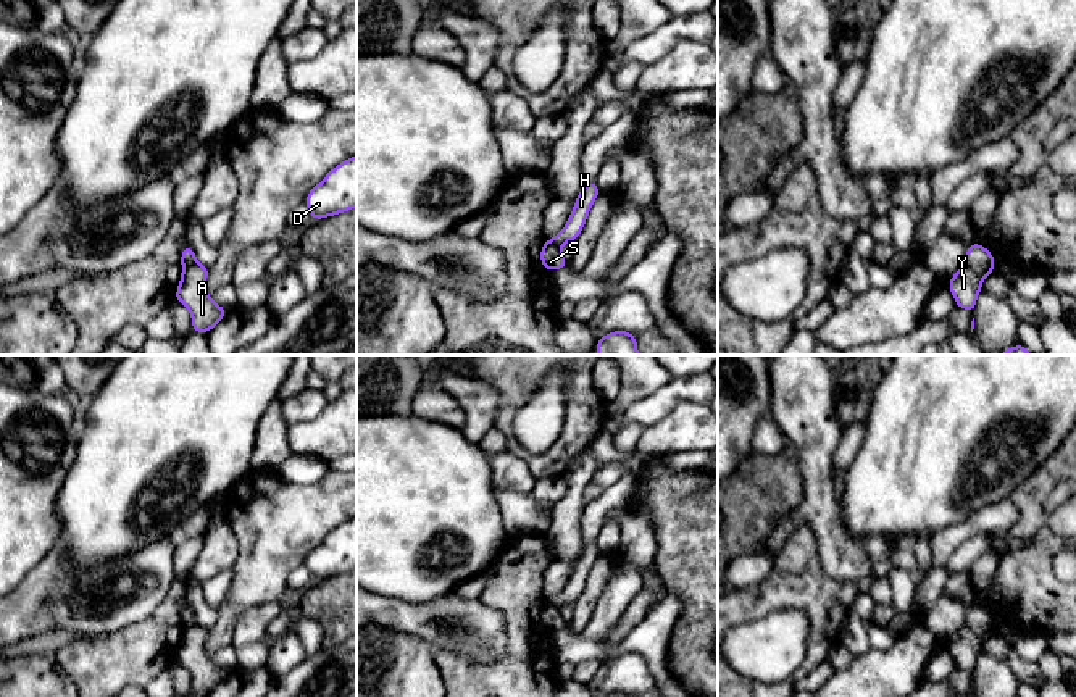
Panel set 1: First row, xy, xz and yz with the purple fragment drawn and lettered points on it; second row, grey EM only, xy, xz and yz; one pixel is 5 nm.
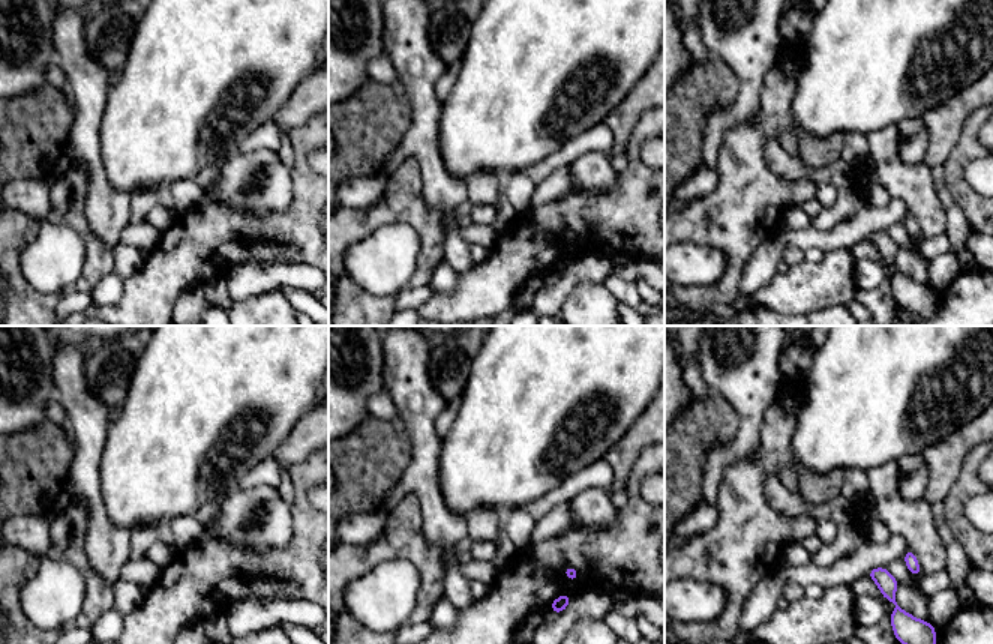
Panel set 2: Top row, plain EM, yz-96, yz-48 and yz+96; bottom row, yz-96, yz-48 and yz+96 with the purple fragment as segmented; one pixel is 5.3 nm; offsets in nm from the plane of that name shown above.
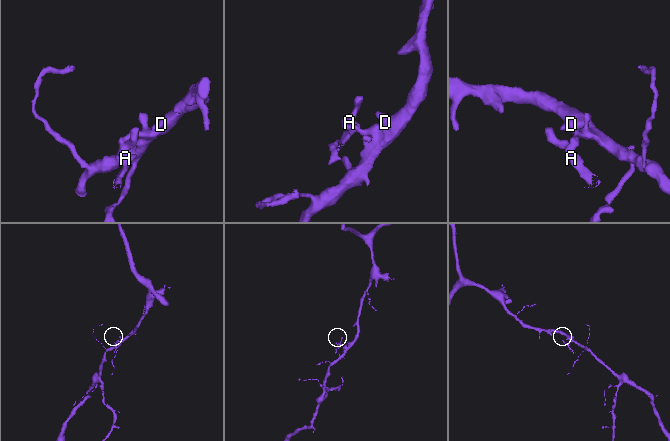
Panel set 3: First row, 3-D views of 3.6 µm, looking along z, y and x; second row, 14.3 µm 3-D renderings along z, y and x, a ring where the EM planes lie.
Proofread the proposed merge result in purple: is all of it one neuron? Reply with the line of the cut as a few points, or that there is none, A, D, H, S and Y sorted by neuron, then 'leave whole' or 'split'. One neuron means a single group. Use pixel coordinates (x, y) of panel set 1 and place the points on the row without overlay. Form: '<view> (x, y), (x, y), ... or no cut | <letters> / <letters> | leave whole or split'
yz (967, 623), (983, 639) | A H Y / D S | split

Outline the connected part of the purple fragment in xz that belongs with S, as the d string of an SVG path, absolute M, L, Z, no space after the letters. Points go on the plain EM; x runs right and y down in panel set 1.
M545 603L540 611L540 624L545 634L569 628L569 623L563 620L560 610L557 610L555 607L545 605Z

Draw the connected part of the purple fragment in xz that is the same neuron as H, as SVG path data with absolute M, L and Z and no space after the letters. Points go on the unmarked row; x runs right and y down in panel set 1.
M597 542L584 545L581 555L576 558L574 570L569 576L568 584L558 597L545 602L545 605L560 610L565 605L576 602L578 597L582 594L587 576L598 557L600 553Z

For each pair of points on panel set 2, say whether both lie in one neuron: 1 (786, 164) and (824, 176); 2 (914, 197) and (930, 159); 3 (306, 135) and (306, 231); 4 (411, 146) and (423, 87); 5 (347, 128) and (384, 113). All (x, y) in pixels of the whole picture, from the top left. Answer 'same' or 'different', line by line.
1: same
2: different
3: same
4: same
5: same

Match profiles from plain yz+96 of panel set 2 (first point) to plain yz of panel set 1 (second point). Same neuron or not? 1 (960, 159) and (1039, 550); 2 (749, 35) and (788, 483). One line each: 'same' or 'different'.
1: same
2: different

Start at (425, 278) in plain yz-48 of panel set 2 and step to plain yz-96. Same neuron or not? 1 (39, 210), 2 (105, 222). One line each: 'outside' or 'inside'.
1: outside
2: outside

